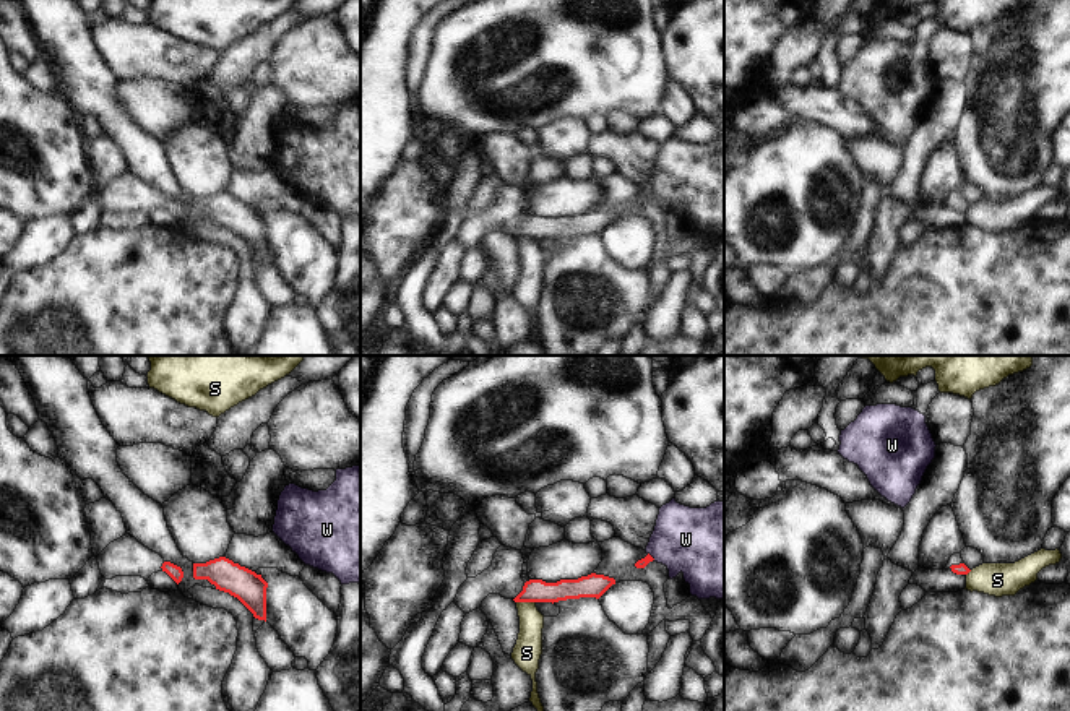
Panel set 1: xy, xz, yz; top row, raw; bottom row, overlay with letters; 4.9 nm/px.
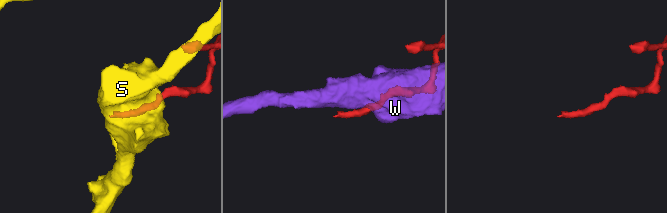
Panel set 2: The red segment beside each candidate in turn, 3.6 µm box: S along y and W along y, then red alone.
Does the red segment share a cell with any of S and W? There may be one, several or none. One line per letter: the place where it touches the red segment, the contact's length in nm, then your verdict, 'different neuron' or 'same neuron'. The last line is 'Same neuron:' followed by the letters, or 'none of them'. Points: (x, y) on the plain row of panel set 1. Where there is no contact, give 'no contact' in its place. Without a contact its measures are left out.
S: xz (526, 237) | 100 nm | different neuron
W: xz (650, 192) | 50 nm | different neuron
Same neuron: none of them

